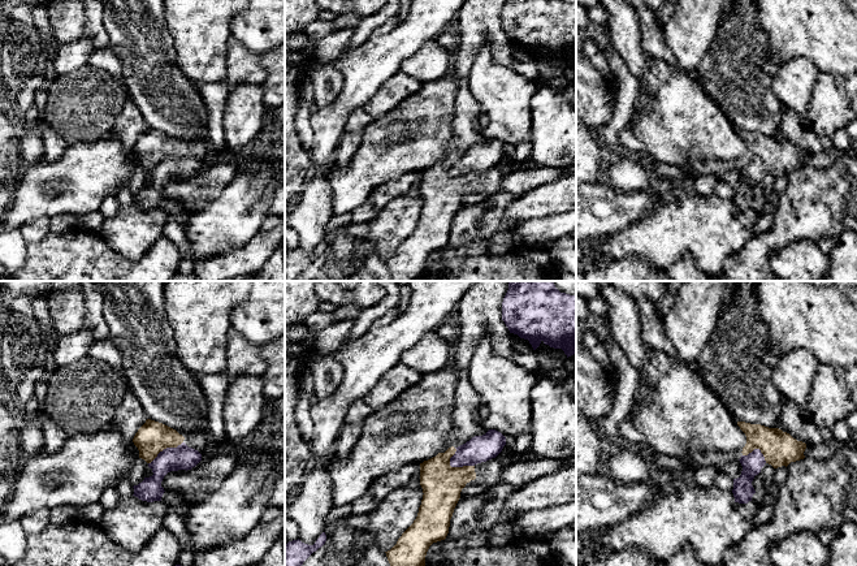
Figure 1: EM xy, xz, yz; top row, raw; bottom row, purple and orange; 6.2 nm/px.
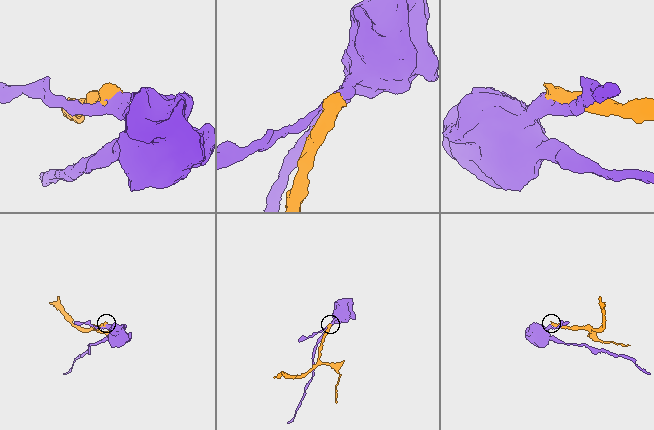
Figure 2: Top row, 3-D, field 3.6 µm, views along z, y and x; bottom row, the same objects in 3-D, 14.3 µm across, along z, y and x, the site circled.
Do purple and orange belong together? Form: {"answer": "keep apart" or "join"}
{"answer": "keep apart"}

